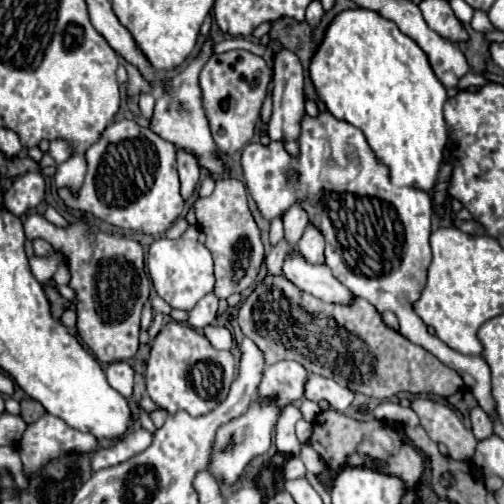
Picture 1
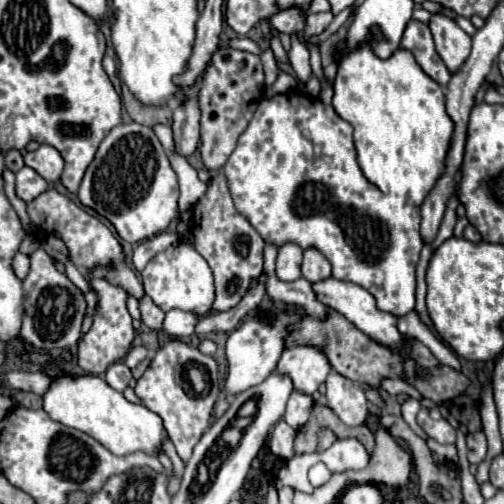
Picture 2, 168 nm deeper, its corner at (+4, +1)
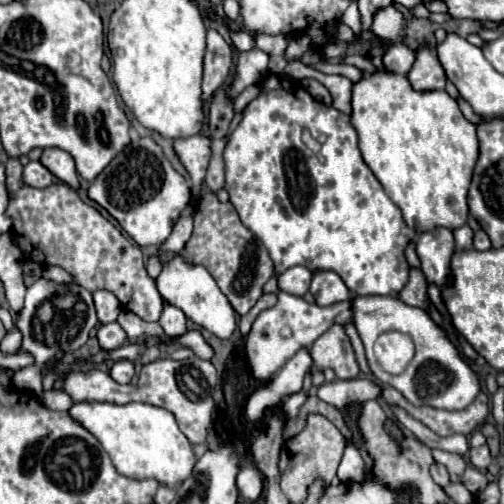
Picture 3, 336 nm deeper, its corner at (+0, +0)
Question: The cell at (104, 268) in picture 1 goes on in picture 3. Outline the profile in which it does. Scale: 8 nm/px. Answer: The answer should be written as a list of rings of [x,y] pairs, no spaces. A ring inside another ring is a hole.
[[[118,322],[104,324],[98,328],[98,342],[100,342],[100,348],[104,348],[104,350],[118,348],[126,342],[126,332],[122,330],[122,326]]]

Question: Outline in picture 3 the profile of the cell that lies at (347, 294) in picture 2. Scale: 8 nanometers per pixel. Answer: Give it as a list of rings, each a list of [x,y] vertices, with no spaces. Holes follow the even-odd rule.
[[[354,296],[350,304],[352,304],[352,320],[364,342],[370,370],[382,384],[394,386],[414,406],[432,406],[442,410],[464,410],[478,396],[480,392],[478,376],[460,358],[458,348],[452,344],[448,334],[442,328],[438,328],[422,308],[408,306],[396,296]],[[386,330],[398,330],[402,334],[410,334],[416,346],[412,362],[406,366],[402,374],[396,376],[384,372],[378,366],[378,360],[374,358],[374,338],[378,338],[378,334],[384,334]]]

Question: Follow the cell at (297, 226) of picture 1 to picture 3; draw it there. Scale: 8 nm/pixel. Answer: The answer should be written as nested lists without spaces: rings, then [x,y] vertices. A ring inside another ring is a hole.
[[[292,266],[286,272],[278,274],[278,288],[294,296],[304,296],[310,288],[310,278],[312,278],[312,272],[308,268]]]

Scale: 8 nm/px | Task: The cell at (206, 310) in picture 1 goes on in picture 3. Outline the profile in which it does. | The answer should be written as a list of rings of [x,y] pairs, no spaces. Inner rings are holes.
[[[164,304],[162,316],[160,316],[160,326],[168,336],[182,336],[188,330],[188,318],[184,312],[172,304]]]

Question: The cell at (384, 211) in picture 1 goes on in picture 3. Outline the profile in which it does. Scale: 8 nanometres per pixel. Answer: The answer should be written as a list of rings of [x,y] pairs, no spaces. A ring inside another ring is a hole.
[[[268,74],[260,96],[246,106],[242,122],[232,132],[224,150],[224,162],[224,188],[230,194],[230,202],[240,214],[242,224],[264,242],[278,274],[296,264],[308,270],[334,270],[354,296],[394,296],[408,284],[410,266],[406,262],[406,246],[414,240],[416,230],[408,228],[400,208],[386,196],[382,184],[362,162],[358,136],[348,114],[314,100],[300,84]],[[304,130],[310,130],[324,148],[330,146],[324,164],[302,142]]]

